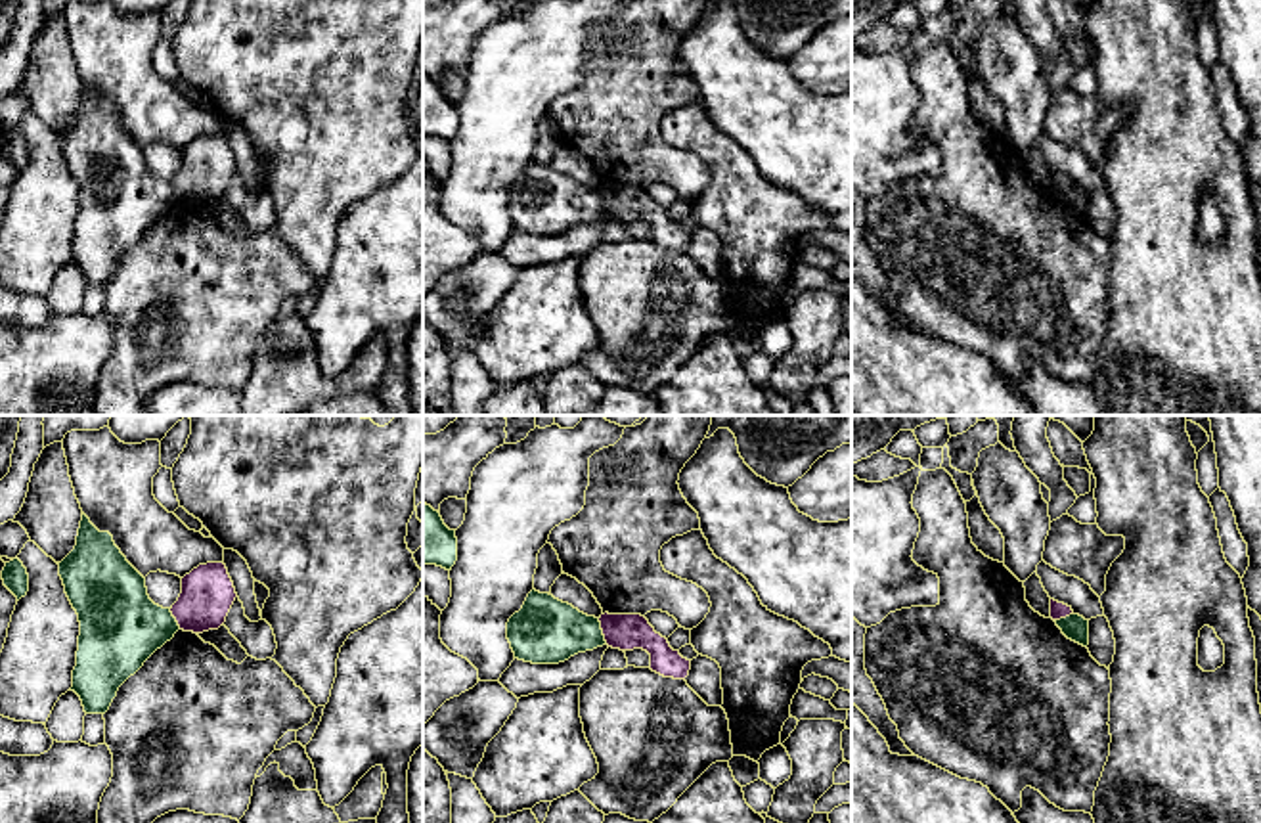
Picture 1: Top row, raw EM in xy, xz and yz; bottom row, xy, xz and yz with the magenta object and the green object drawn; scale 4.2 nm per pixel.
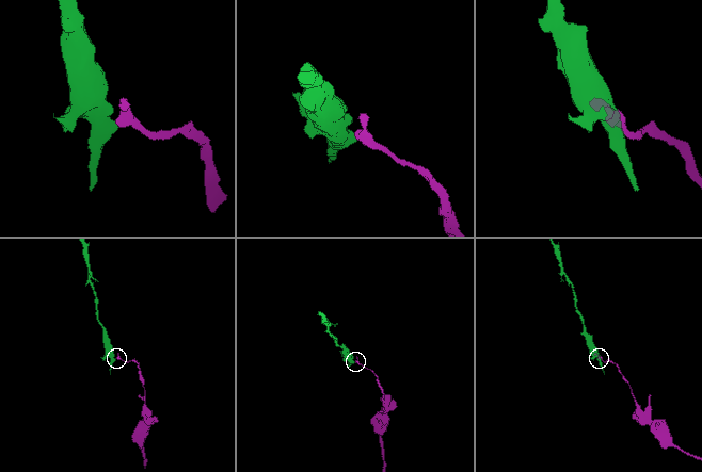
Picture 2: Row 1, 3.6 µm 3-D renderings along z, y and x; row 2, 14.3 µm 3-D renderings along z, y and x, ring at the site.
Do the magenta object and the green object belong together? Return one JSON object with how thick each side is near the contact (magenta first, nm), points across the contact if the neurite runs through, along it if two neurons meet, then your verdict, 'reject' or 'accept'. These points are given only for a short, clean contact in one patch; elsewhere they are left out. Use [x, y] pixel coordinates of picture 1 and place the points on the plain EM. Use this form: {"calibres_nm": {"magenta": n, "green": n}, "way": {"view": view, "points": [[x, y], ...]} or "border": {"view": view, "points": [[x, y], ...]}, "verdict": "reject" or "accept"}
{"calibres_nm": {"magenta": 160, "green": 280}, "border": {"view": "xz", "points": [[597, 190], [607, 215]]}, "verdict": "reject"}

